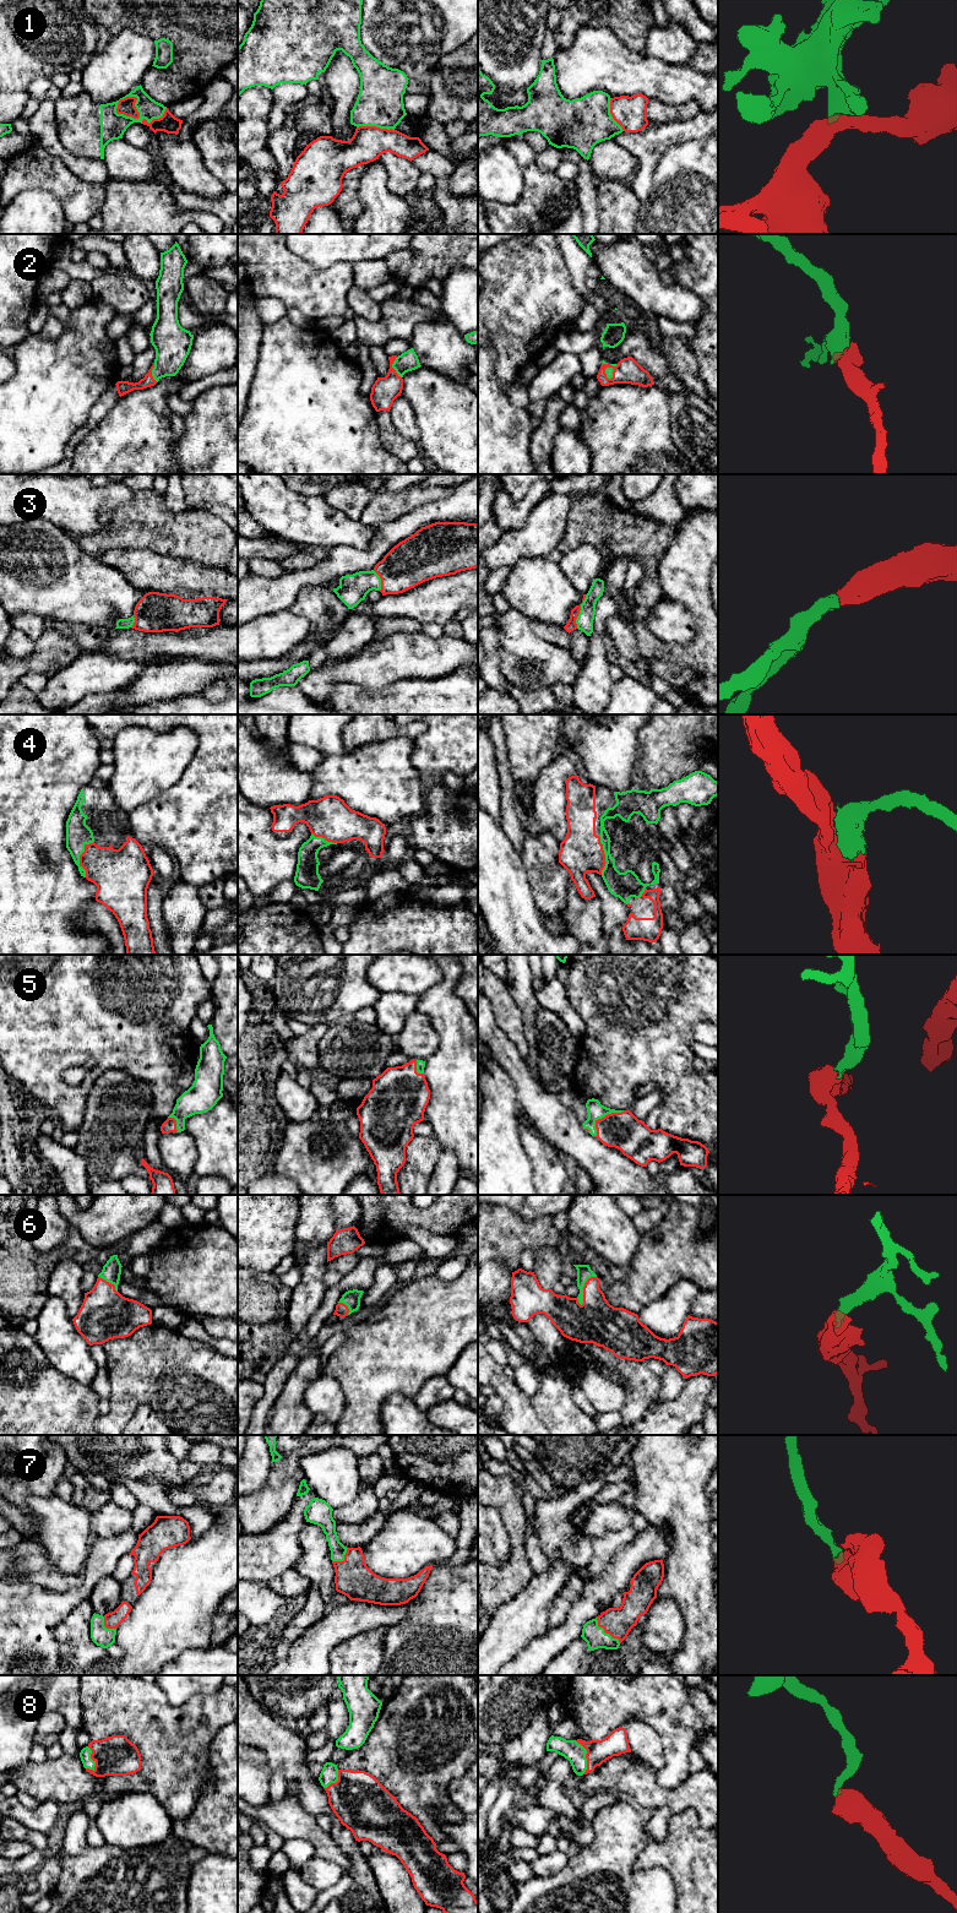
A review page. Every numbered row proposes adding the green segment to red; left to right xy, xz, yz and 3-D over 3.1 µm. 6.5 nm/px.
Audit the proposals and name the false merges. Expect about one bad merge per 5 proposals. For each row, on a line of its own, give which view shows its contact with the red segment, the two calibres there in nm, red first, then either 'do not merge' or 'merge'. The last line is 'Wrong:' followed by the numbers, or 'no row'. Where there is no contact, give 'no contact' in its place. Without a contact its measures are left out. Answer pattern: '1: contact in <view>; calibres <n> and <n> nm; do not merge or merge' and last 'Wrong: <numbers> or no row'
1: contact in xy; calibres 110 and 170 nm; do not merge
2: contact in xz; calibres 170 and 130 nm; merge
3: contact in yz; calibres 70 and 110 nm; merge
4: contact in xy; calibres 300 and 160 nm; merge
5: contact in yz; calibres 240 and 110 nm; merge
6: contact in yz; calibres 300 and 100 nm; merge
7: contact in yz; calibres 190 and 140 nm; merge
8: contact in yz; calibres 160 and 140 nm; merge
Wrong: 1

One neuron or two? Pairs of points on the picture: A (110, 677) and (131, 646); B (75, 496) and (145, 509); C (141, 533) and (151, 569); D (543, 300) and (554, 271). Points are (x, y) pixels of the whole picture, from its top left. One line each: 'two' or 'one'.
A: two
B: two
C: two
D: one

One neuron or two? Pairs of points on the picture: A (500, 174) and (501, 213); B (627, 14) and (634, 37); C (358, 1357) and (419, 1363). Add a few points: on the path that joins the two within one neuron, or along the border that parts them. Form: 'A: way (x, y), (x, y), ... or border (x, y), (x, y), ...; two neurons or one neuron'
A: border (523, 185), (521, 199), (510, 208), (490, 201); two neurons
B: way (631, 20), (634, 31); one neuron
C: way (373, 1357), (404, 1357); one neuron

